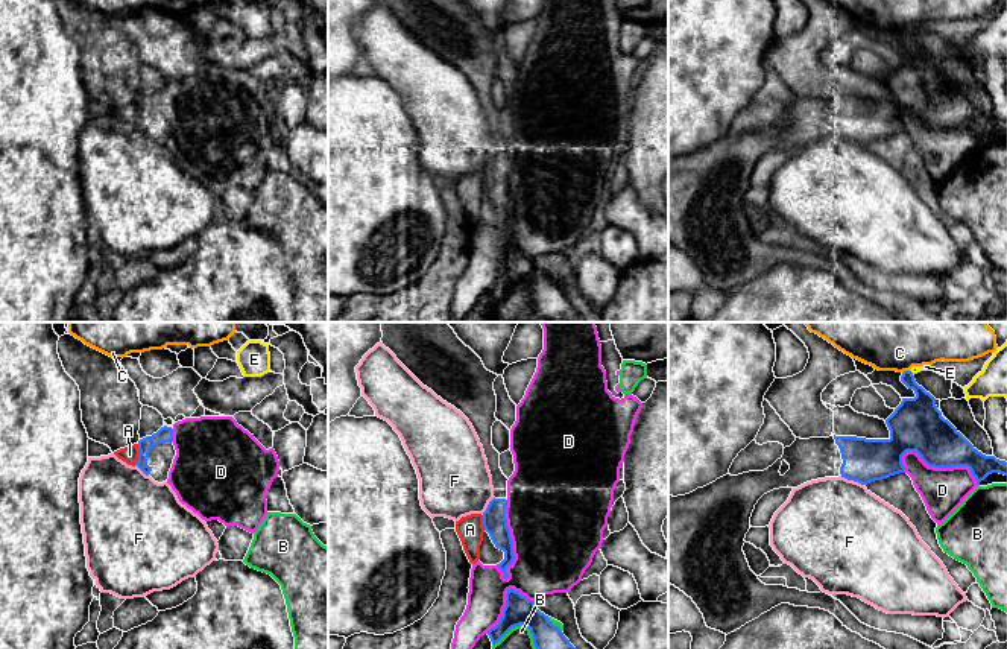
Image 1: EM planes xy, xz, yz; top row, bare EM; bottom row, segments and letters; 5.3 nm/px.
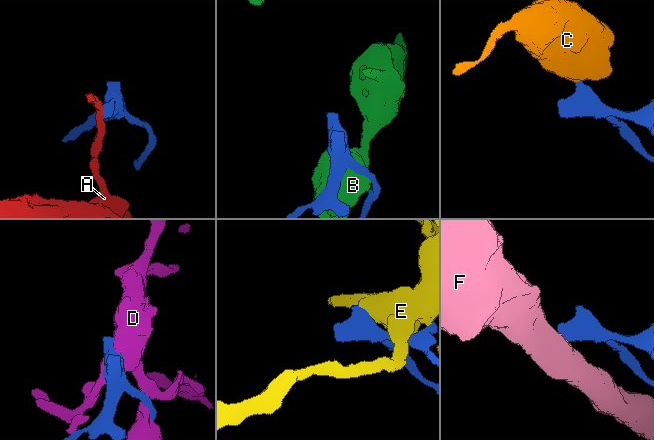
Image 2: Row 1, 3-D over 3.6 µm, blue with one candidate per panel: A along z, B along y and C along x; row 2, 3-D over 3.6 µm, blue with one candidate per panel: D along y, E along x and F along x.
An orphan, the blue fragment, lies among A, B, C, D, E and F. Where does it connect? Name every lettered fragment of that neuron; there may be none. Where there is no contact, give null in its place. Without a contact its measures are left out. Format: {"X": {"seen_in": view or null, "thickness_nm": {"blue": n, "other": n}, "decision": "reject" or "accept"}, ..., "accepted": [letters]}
{"A": {"seen_in": "xy", "thickness_nm": {"blue": 80, "other": 90}, "decision": "reject"}, "B": {"seen_in": "xz", "thickness_nm": {"blue": 160, "other": 260}, "decision": "reject"}, "C": {"seen_in": "yz", "thickness_nm": {"blue": 220, "other": 170}, "decision": "reject"}, "D": {"seen_in": "yz", "thickness_nm": {"blue": 260, "other": 240}, "decision": "reject"}, "E": {"seen_in": "yz", "thickness_nm": {"blue": 240, "other": 50}, "decision": "reject"}, "F": {"seen_in": "yz", "thickness_nm": {"blue": 240, "other": 480}, "decision": "reject"}, "accepted": []}

